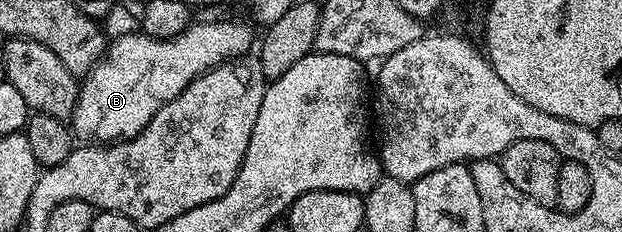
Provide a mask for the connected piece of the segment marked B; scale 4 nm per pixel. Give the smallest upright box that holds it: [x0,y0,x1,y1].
[70,19,254,143]

